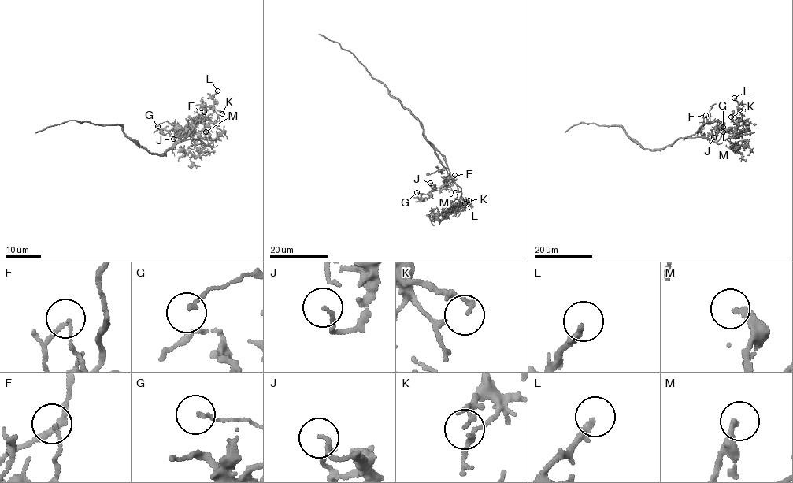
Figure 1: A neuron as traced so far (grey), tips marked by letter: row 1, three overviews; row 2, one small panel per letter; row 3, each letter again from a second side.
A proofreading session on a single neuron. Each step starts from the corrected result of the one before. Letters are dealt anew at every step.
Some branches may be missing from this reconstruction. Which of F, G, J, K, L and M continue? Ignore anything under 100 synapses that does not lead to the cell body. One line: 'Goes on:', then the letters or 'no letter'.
Goes on: M

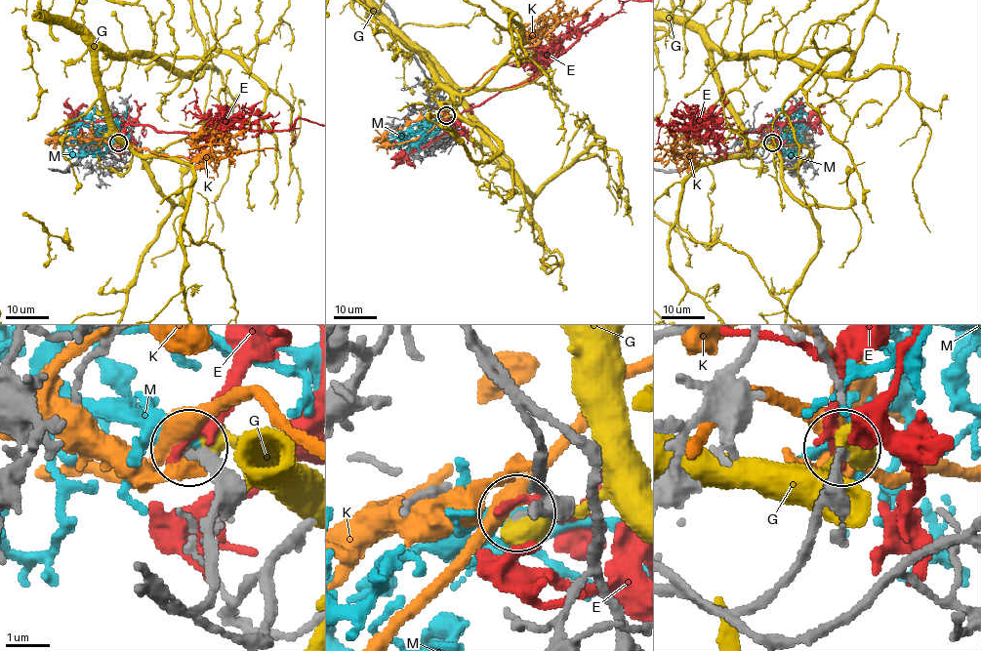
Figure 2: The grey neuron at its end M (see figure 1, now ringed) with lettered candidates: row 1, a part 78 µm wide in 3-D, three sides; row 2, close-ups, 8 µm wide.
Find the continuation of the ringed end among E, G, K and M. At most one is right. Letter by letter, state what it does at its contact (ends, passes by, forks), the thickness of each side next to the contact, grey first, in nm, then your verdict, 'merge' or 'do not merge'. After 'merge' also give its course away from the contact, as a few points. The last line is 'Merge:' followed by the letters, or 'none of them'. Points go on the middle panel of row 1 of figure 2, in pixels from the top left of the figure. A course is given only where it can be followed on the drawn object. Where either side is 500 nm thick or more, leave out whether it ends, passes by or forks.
E: it ends | 220/280 nm | do not merge
G: 240/700 nm | do not merge
K: it forks | 200/360 nm | do not merge
M: it passes by | 240/160 nm | merge
Merge: M

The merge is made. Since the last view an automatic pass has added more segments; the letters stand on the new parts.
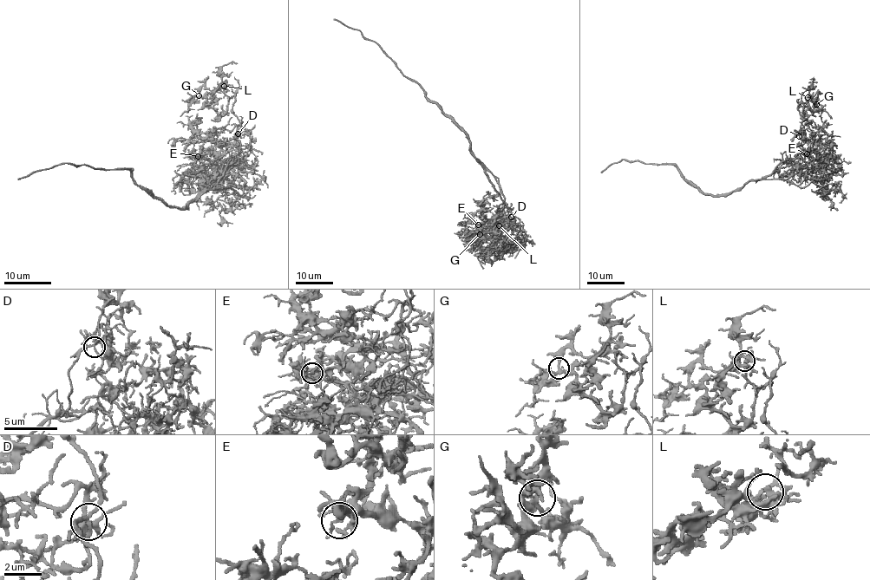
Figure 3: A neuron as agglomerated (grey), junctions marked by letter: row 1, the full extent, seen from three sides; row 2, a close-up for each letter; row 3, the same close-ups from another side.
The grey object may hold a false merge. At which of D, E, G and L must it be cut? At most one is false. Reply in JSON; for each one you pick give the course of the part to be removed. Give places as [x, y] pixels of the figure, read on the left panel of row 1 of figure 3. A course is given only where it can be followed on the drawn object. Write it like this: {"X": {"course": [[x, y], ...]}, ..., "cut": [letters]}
{"cut": []}

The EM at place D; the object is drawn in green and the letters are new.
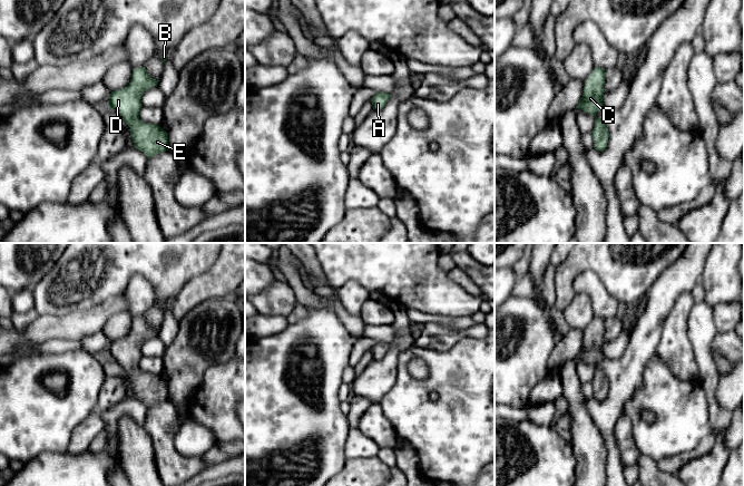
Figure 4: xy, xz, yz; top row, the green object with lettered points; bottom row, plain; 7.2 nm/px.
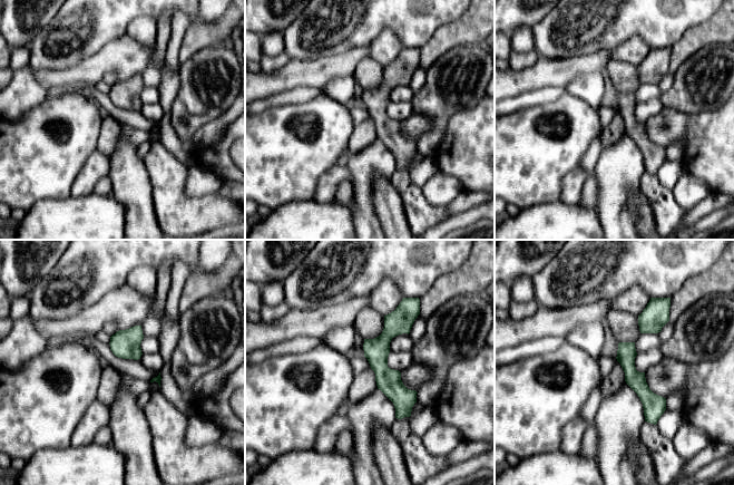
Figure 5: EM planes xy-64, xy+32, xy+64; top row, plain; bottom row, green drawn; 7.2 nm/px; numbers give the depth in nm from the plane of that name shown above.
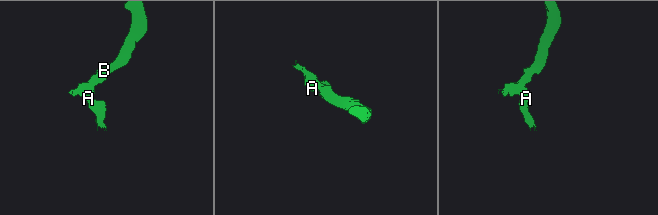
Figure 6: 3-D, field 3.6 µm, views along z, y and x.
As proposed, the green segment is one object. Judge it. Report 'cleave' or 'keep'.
keep

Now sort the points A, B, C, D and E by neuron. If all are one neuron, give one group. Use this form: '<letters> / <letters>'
A B C D E

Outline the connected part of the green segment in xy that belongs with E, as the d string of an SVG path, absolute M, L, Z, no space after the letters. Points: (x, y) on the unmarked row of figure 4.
M141 317L133 321L129 334L111 341L109 358L118 362L129 377L130 386L137 400L143 401L147 409L168 400L168 383L159 375L145 373L139 369L143 343L157 337L159 330L153 329Z

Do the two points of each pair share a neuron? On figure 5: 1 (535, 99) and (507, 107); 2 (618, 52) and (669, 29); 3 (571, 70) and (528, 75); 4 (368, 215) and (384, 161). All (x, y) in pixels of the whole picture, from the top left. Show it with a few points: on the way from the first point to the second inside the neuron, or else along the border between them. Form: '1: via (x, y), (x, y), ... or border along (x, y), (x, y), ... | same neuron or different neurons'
1: via (528, 99), (514, 104) | same neuron
2: border along (617, 46), (632, 37), (639, 37), (651, 47) | different neurons
3: via (560, 73), (544, 73), (539, 75) | same neuron
4: via (364, 200), (364, 174), (369, 170) | same neuron

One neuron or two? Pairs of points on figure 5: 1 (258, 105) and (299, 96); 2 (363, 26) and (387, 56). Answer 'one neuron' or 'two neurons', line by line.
1: one neuron
2: two neurons

